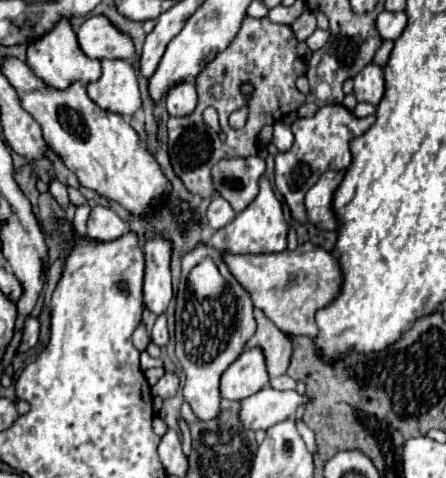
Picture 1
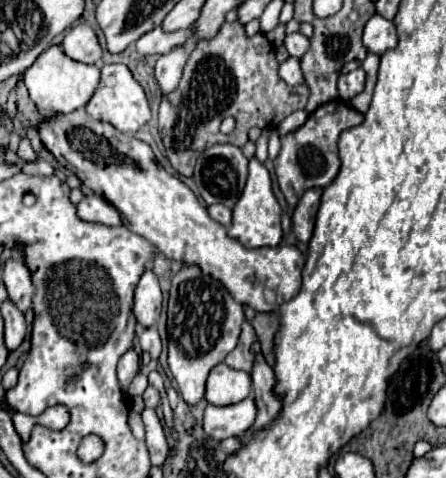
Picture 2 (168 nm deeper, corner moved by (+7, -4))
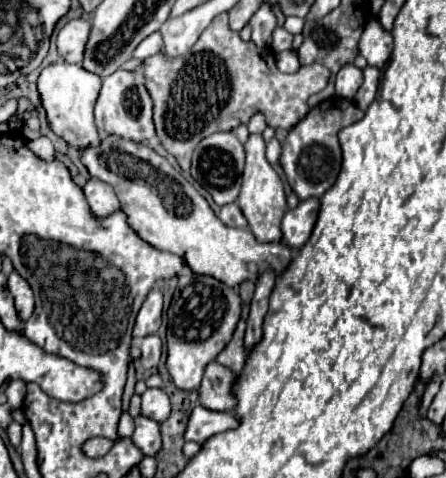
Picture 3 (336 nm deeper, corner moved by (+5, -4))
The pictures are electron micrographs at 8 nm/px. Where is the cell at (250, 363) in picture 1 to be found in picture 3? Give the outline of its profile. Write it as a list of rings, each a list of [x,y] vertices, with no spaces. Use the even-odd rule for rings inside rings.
[[[216,361],[208,363],[204,379],[198,387],[198,399],[202,407],[210,411],[232,411],[236,405],[236,399],[230,393],[232,383],[234,383],[234,373],[230,373],[230,369],[218,365]]]

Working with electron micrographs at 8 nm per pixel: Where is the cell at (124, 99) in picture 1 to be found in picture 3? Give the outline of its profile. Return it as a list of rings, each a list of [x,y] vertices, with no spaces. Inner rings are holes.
[[[118,69],[116,73],[102,79],[102,89],[96,101],[94,115],[96,115],[96,127],[100,131],[108,135],[118,135],[126,141],[142,143],[156,135],[154,123],[152,123],[152,99],[146,87],[136,79],[136,75],[126,69]]]

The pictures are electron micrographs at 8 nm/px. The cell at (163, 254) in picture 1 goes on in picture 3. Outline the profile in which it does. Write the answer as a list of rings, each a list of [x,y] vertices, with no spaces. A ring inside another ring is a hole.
[[[154,287],[148,293],[148,297],[146,297],[138,317],[136,317],[136,325],[134,325],[132,335],[134,337],[154,335],[160,327],[160,317],[162,317],[162,293]]]

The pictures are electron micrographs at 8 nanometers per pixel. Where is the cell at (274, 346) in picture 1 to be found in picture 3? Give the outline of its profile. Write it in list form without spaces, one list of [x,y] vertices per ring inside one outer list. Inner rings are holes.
[[[240,319],[230,343],[216,357],[216,361],[222,363],[224,367],[228,367],[232,373],[238,373],[244,367],[244,359],[246,359],[246,353],[244,353],[244,329],[246,329],[246,323],[244,323],[244,319]]]

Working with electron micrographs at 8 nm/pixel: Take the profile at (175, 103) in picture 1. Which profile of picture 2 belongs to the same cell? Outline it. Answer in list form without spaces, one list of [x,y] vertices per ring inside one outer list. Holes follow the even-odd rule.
[[[174,47],[170,53],[160,55],[156,61],[156,81],[162,89],[162,95],[172,93],[180,83],[180,73],[188,61],[188,51],[184,47]]]

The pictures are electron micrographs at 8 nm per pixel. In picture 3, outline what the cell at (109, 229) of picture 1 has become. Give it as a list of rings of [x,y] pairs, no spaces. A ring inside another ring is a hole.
[[[92,177],[82,187],[82,191],[84,191],[84,195],[90,203],[90,209],[96,217],[106,217],[106,215],[114,213],[116,209],[120,209],[120,203],[118,203],[114,189],[110,189],[110,185],[106,185],[104,181],[98,181]]]

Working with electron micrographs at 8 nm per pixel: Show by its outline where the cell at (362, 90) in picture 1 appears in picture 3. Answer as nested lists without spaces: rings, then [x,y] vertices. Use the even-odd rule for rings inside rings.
[[[344,65],[336,75],[336,95],[344,99],[354,99],[362,85],[362,69],[354,65]]]

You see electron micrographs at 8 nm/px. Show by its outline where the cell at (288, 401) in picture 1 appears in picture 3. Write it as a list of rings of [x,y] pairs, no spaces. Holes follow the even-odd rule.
[[[196,405],[190,413],[186,431],[184,431],[184,439],[186,441],[196,441],[196,443],[204,443],[208,437],[228,431],[228,429],[236,429],[238,421],[232,413],[216,413],[210,411],[202,405]]]

